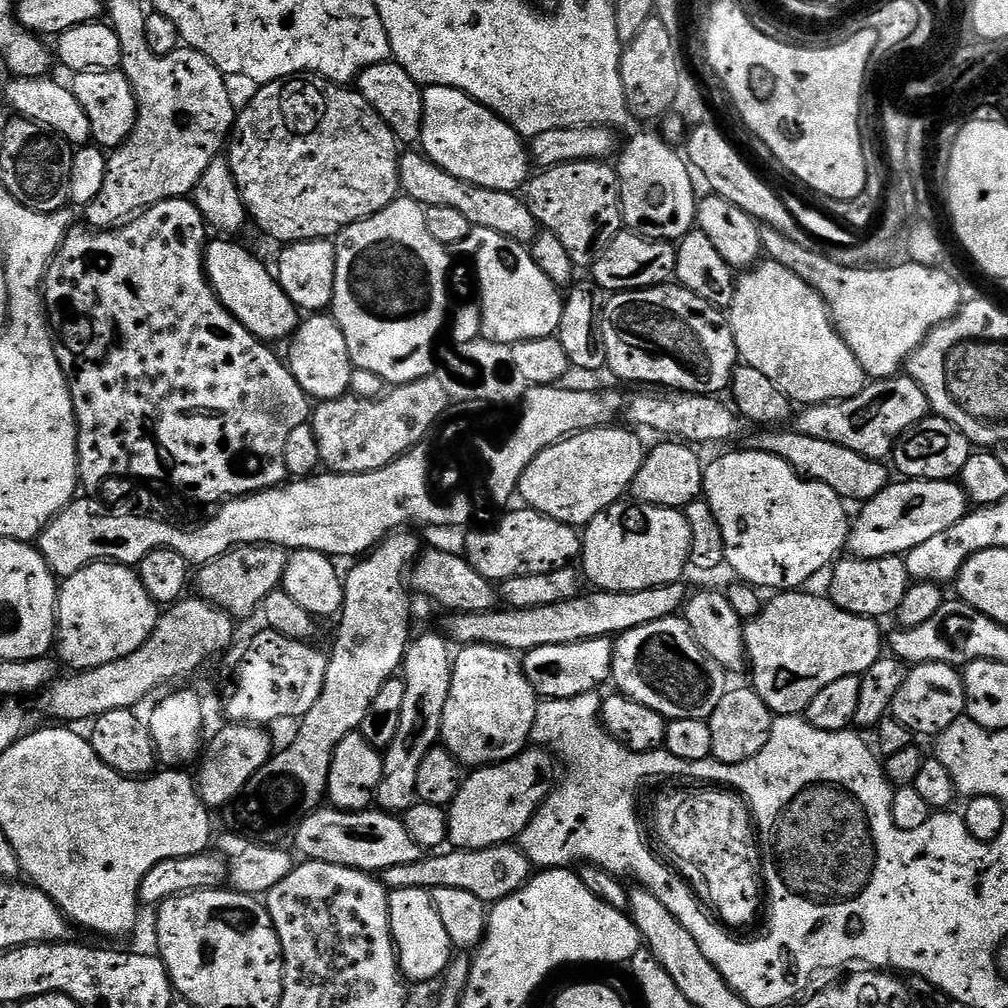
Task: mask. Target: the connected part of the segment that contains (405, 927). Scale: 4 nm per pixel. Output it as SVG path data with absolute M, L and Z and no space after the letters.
M397 888L388 894L388 917L392 941L396 944L396 960L400 964L400 974L405 981L424 984L427 980L439 981L448 971L448 965L454 959L454 949L446 934L446 926L442 926L442 918L438 918L438 910L432 905L432 894L427 888Z

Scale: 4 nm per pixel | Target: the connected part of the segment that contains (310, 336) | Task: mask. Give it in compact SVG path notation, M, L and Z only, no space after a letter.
M312 314L301 319L300 327L292 333L288 346L288 356L286 355L288 369L308 397L321 402L349 395L350 378L354 371L352 359L350 350L346 350L346 338L333 316Z

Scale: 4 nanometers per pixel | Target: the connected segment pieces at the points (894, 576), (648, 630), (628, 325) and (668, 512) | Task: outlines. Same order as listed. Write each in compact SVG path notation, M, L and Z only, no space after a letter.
M898 556L874 558L873 560L844 559L837 559L831 569L831 572L833 571L832 581L829 582L828 589L826 589L831 600L842 610L859 616L881 618L880 616L891 617L895 614L910 583L903 559Z
M679 615L638 626L634 630L626 630L615 637L612 646L611 679L611 683L616 684L615 691L621 696L629 696L634 702L642 702L642 706L650 706L650 710L662 714L667 721L682 718L707 720L714 714L718 702L722 702L726 691L724 679L724 669L708 657L702 646L698 646L690 626Z
M675 282L666 284L657 284L655 288L640 288L636 292L617 292L607 297L608 301L603 301L602 311L600 313L600 329L602 330L602 338L606 342L606 365L607 371L612 371L620 380L629 380L632 384L640 384L636 386L659 386L664 390L675 390L677 392L694 392L697 396L706 396L709 394L720 394L720 391L727 389L732 383L732 374L738 367L738 357L736 354L736 343L734 342L734 334L732 327L728 325L727 315L721 309L714 307L710 302L706 302L706 298L698 298L698 294L694 294L690 290L681 288Z
M639 502L611 504L583 529L582 572L593 589L637 592L677 583L689 567L691 549L690 526L681 509Z

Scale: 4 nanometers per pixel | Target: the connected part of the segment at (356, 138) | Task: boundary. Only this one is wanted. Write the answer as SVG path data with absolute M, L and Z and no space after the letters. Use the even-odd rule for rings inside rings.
M323 78L273 80L271 84L257 87L256 97L239 109L226 159L230 170L234 170L251 223L280 240L281 245L339 237L354 222L378 214L378 210L397 199L402 152L396 135L364 95L350 89ZM346 194L362 194L362 202L370 206L362 206L362 212L332 212L332 206L338 206L336 202Z

